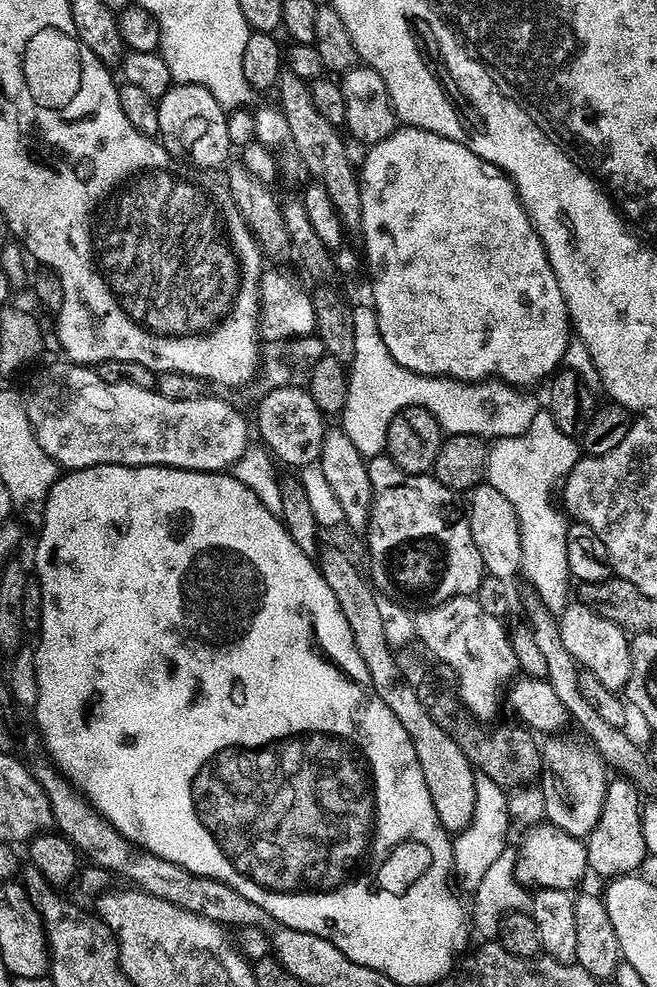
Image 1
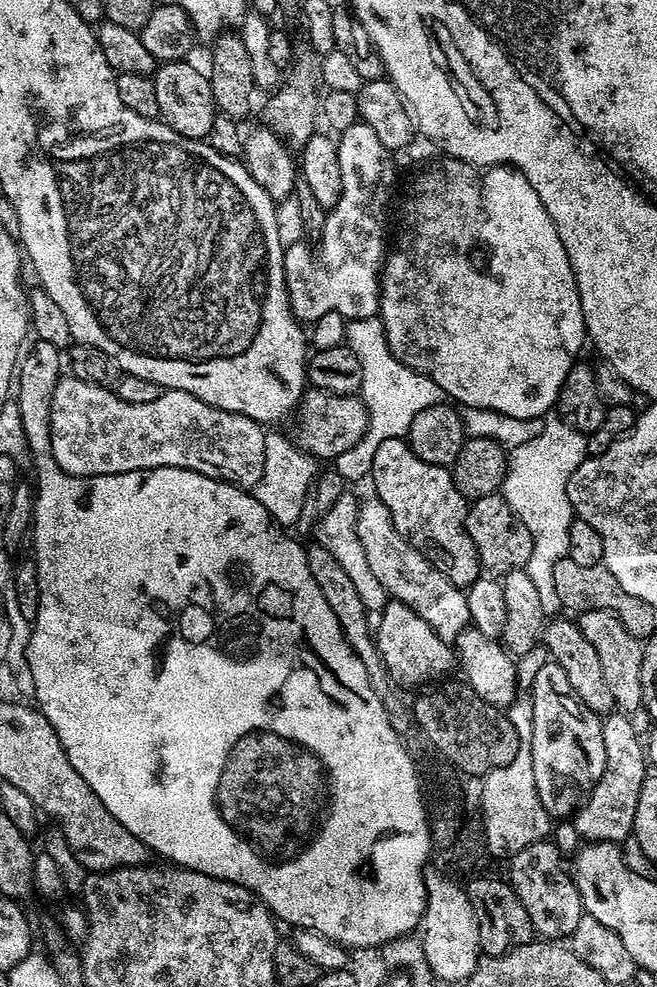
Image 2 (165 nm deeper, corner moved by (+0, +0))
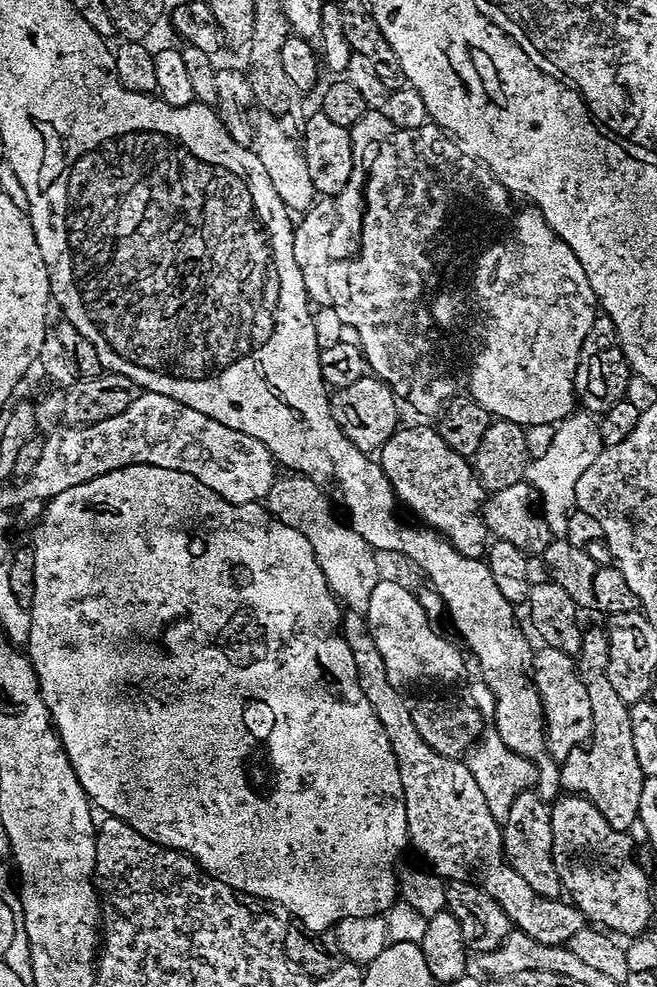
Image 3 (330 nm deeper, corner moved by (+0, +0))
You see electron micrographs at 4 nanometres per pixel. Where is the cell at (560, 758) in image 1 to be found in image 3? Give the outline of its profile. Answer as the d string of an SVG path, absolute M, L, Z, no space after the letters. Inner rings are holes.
M543 646L532 653L530 675L544 711L544 751L551 759L553 756L556 762L562 762L575 748L587 745L592 738L592 715L586 686L582 686L573 656Z

